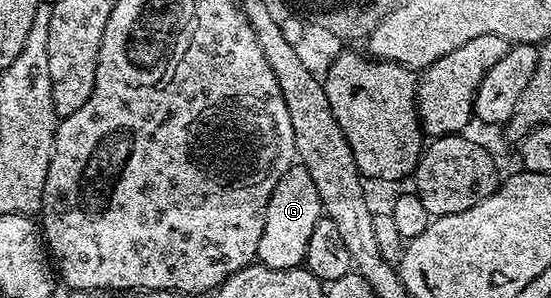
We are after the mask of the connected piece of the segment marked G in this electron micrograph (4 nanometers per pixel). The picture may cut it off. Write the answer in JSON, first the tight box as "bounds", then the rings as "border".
{"bounds":[257,162,324,270],"border":[[[298,162],[291,165],[281,182],[273,186],[269,206],[265,210],[265,230],[261,230],[261,242],[257,242],[258,263],[273,270],[298,268],[306,261],[309,238],[313,235],[313,226],[324,219],[321,198],[317,195],[317,186],[305,166]]]}

